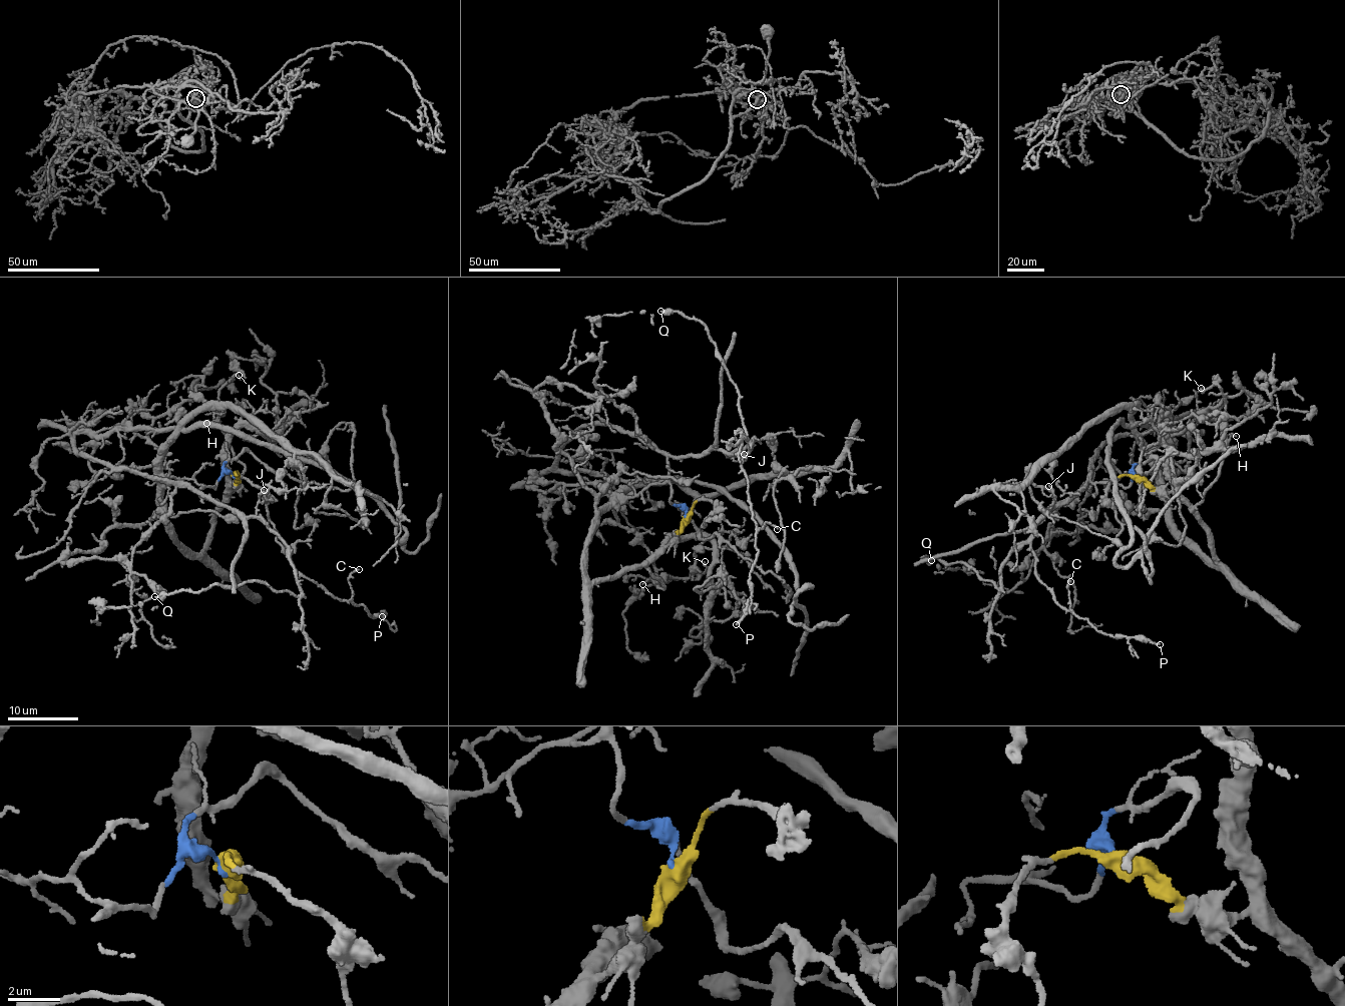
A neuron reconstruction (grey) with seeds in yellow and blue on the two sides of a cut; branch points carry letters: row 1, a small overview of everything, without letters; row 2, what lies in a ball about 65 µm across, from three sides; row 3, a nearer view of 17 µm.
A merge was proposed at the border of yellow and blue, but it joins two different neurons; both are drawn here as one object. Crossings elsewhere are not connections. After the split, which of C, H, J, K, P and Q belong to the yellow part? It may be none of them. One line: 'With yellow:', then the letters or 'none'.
With yellow: H, K

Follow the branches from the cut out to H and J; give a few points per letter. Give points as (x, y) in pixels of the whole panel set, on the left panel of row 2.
H: (234, 476), (238, 474), (238, 482), (228, 495), (230, 496), (245, 469), (229, 438), (219, 428), (207, 423)
J: (234, 476), (226, 473), (214, 488), (193, 491), (249, 516), (264, 501), (265, 490)

